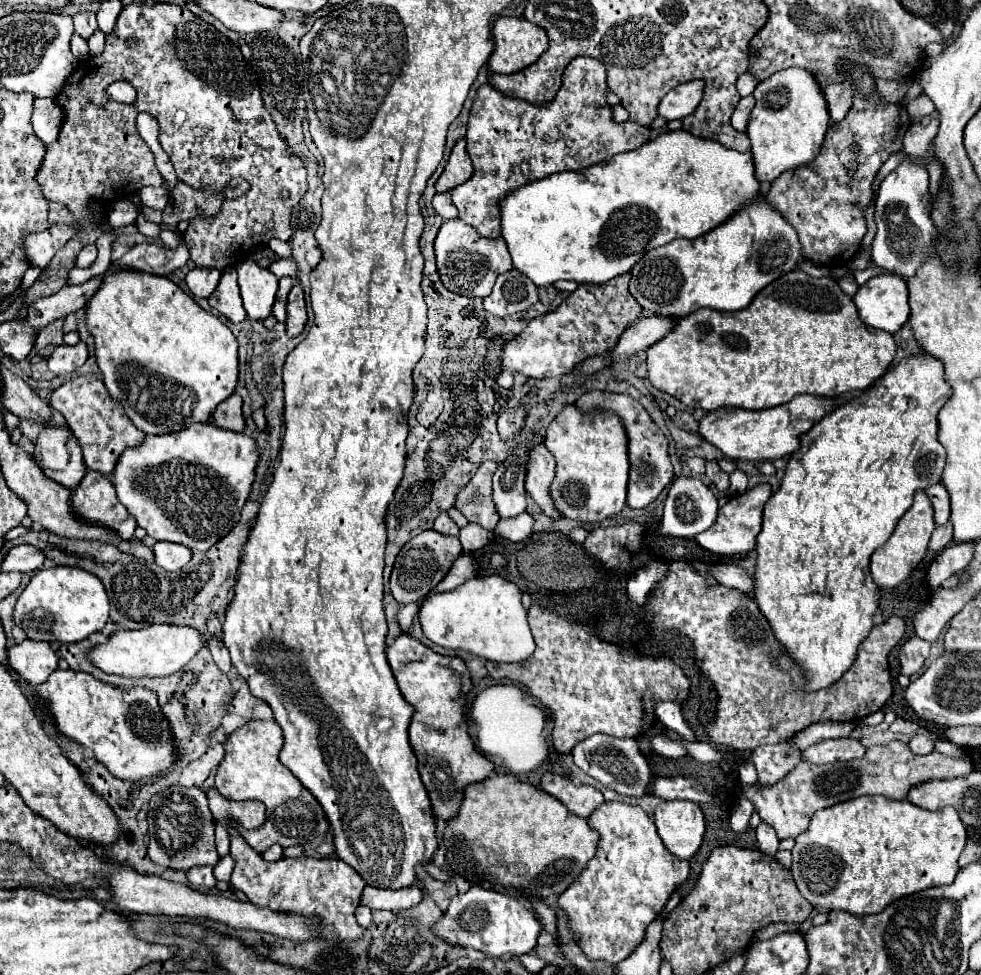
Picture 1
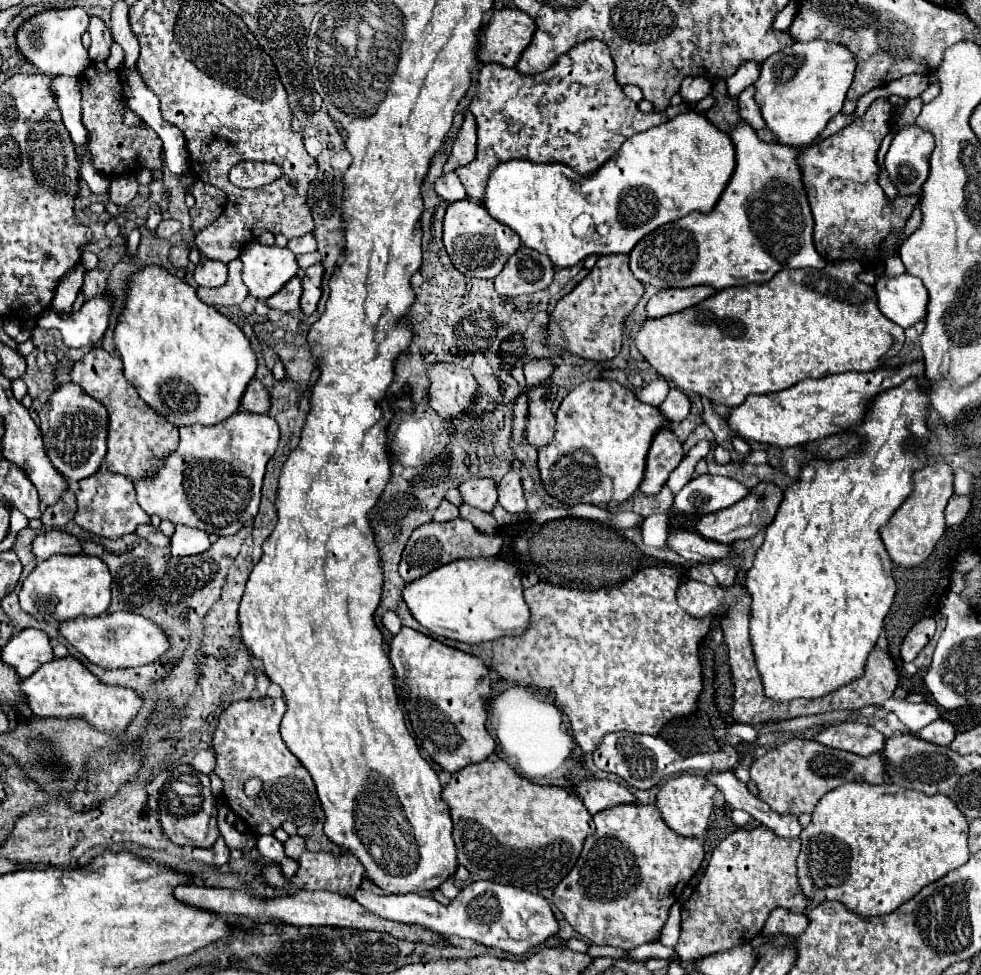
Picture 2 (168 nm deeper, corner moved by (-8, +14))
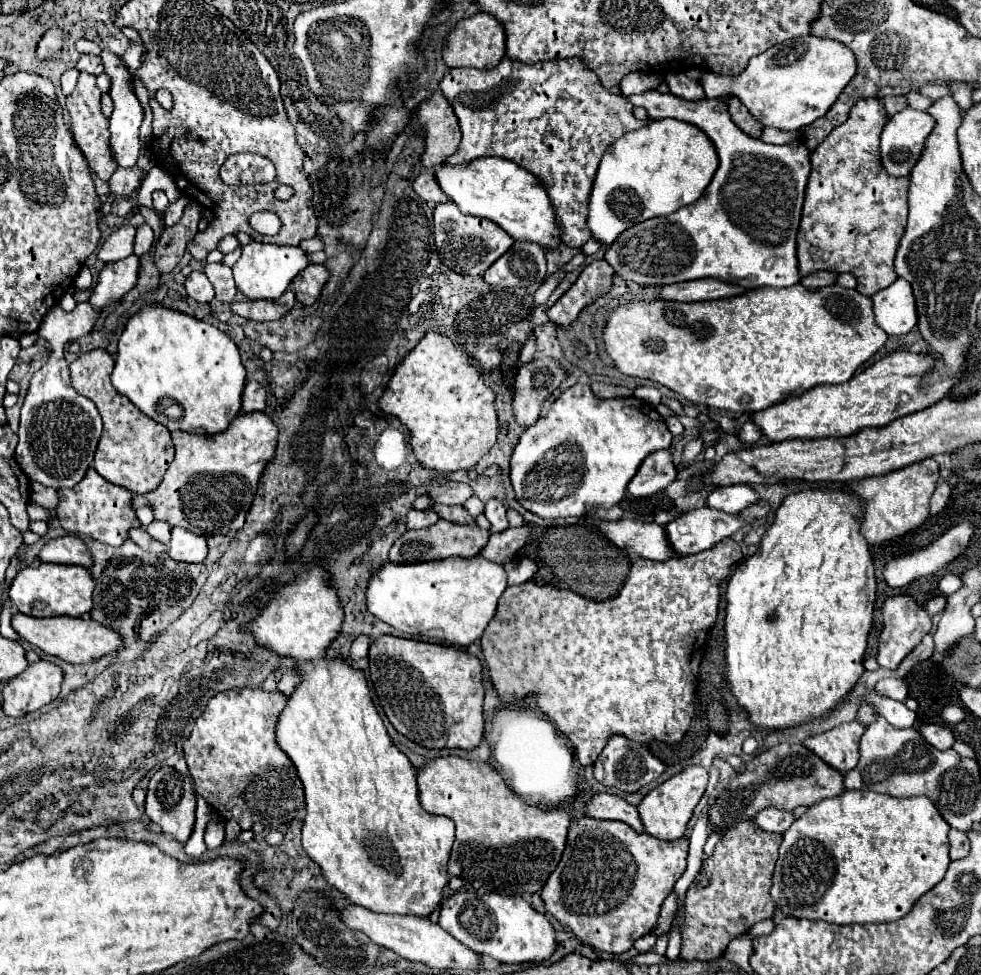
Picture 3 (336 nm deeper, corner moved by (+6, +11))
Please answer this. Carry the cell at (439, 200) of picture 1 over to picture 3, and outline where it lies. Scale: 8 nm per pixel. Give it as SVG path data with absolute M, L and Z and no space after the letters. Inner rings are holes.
M423 170L415 182L413 182L415 192L425 200L425 202L433 202L433 204L441 204L447 202L449 196L437 188L437 178L435 178L435 170Z

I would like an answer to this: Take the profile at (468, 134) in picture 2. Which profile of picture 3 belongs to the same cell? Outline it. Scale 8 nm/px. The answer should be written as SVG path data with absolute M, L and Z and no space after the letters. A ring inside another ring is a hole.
M435 92L431 102L423 102L417 116L417 122L411 122L411 126L419 124L425 130L427 144L421 162L431 170L435 166L441 166L445 158L455 154L459 148L461 132L457 116L441 92Z

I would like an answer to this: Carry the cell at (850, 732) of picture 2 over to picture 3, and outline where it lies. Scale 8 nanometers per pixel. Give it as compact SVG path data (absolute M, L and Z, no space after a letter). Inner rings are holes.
M849 722L809 736L803 740L803 744L833 768L849 772L859 760L859 740L863 732L865 728L859 722Z

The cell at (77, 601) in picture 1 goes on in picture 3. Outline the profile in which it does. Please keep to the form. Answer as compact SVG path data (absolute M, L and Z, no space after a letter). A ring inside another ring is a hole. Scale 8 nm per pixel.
M37 564L19 570L9 588L9 598L13 606L27 616L49 618L49 616L83 616L91 610L91 596L95 582L87 568L83 566L65 566L65 564Z

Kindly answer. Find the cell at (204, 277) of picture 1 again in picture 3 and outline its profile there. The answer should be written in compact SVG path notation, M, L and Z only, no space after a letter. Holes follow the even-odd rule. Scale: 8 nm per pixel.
M191 272L187 276L185 290L187 290L187 296L193 298L195 302L211 302L213 300L213 286L203 272Z

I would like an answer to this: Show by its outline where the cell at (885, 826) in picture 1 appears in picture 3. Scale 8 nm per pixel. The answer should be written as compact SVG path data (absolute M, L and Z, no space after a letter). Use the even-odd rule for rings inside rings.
M845 790L835 798L825 798L809 806L783 834L771 896L787 916L795 918L827 920L833 924L899 920L919 896L945 876L951 862L949 828L927 796L895 798L871 790Z

